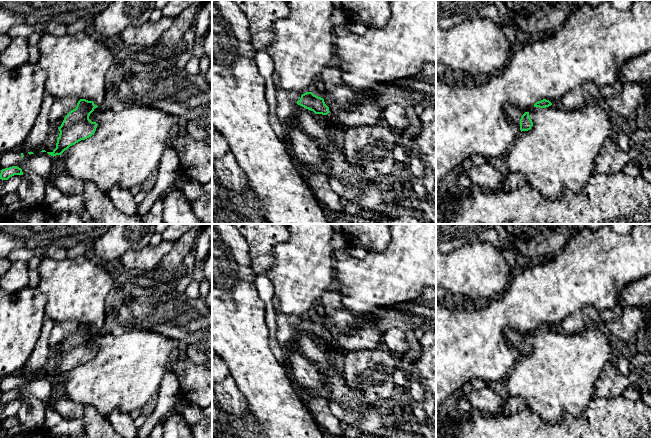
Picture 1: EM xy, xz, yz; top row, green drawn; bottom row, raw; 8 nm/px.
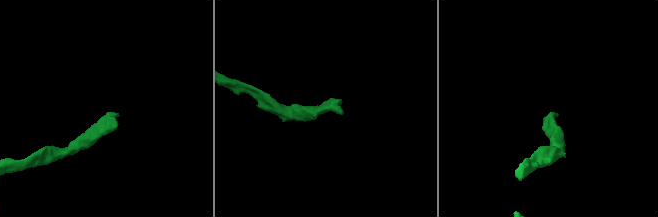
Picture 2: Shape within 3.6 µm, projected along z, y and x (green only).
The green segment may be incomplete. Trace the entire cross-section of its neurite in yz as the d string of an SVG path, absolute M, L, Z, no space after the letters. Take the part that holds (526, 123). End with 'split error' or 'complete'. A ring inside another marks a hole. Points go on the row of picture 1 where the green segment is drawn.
M508 104L506 106L506 113L512 120L520 121L520 130L528 131L533 126L533 122L529 116L529 112L532 108L519 107L515 104Z; split error

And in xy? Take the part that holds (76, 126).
M80 99L76 108L65 116L61 126L58 127L60 134L56 148L47 153L53 157L61 155L70 146L94 135L98 124L92 122L89 116L97 107L93 101Z; complete

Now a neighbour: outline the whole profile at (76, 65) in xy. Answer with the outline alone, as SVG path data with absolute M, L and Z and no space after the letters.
M85 32L65 34L61 37L43 33L37 47L40 52L37 64L47 74L46 93L55 99L64 97L86 99L99 107L105 98L105 77L114 58L110 41L91 37Z

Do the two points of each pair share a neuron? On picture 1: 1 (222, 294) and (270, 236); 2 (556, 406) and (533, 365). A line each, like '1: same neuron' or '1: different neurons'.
1: different neurons
2: same neuron

